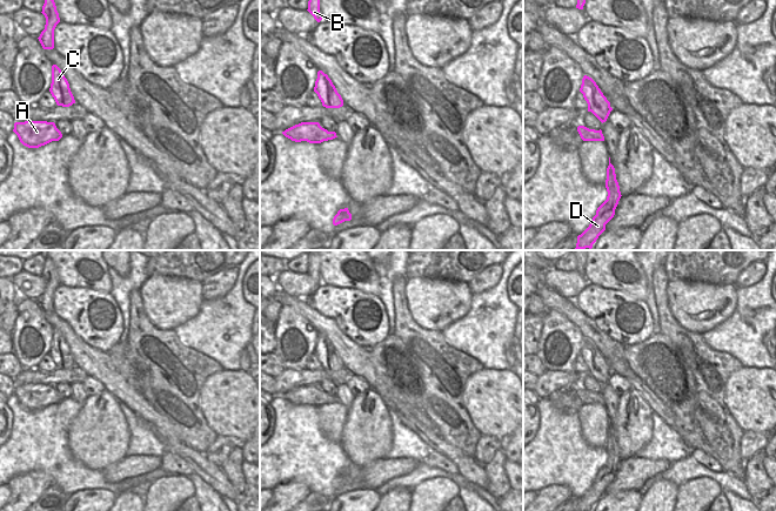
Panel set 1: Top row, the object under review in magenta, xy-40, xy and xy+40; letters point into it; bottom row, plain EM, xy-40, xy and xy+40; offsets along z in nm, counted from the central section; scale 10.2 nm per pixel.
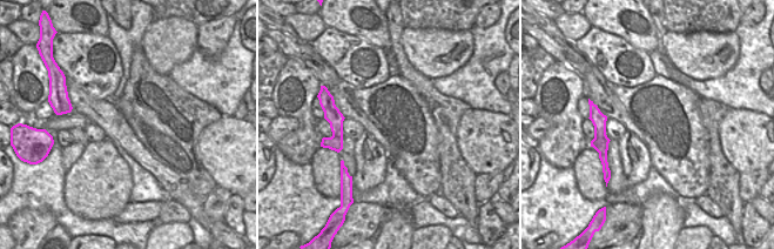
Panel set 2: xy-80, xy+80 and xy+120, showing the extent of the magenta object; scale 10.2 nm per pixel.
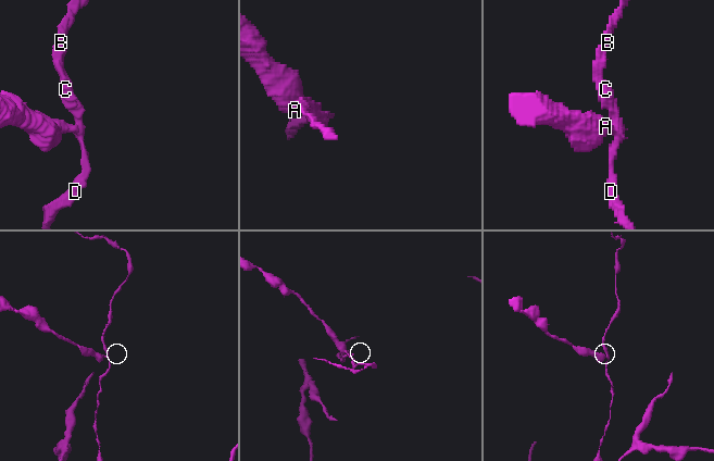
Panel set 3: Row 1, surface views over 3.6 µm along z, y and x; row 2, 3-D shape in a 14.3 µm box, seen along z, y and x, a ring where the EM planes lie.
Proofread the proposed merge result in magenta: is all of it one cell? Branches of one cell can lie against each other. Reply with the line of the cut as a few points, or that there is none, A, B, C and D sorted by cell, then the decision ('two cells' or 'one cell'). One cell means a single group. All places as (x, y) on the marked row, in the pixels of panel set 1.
cut xy+40 (599, 130), (600, 135), (591, 140); groups A / B C D; two cells

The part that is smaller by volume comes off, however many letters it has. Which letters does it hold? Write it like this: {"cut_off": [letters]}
{"cut_off": ["B", "C", "D"]}

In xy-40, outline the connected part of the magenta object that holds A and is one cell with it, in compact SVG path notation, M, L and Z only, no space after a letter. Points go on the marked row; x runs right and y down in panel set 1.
M47 121L15 122L13 132L20 142L28 148L39 148L62 137L55 123Z

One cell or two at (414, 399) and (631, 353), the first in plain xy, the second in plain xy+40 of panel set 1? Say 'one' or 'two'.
one

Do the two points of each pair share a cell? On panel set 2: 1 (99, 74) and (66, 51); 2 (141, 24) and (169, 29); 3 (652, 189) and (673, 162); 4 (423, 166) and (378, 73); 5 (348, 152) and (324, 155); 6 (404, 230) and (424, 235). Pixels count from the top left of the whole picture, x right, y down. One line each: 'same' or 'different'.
1: same
2: different
3: different
4: different
5: different
6: different

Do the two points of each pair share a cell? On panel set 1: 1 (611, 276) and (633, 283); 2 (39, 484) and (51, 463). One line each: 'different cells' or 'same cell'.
1: same cell
2: different cells

